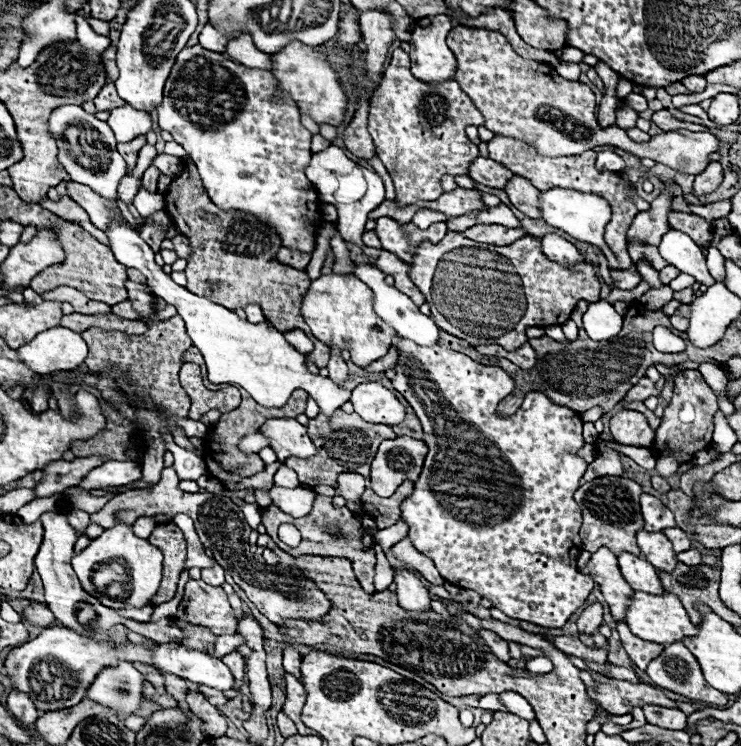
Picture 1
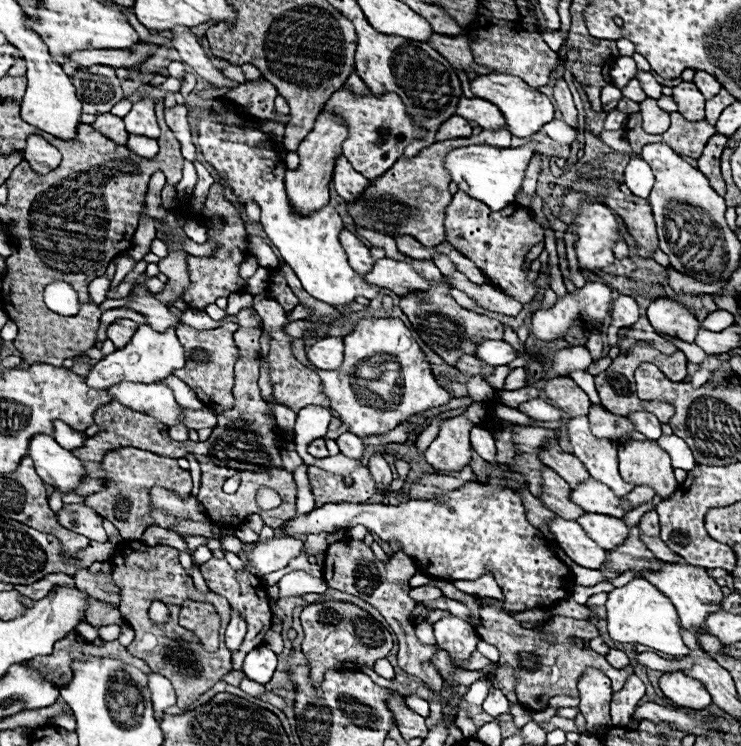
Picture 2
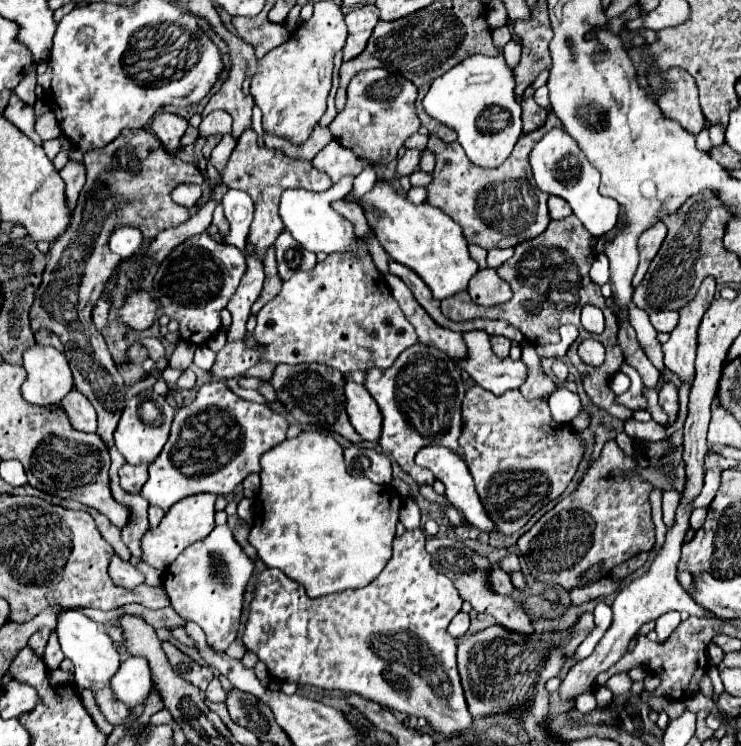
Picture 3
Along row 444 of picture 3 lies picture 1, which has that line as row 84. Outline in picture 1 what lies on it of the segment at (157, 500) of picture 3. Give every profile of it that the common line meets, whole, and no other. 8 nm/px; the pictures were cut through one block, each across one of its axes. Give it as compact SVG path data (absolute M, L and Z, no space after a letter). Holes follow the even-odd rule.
M202 46L184 48L164 84L162 104L156 106L158 124L162 130L168 130L196 162L204 188L216 206L222 210L242 210L254 214L280 234L282 246L290 246L300 252L312 252L314 234L306 230L306 226L310 216L314 228L318 228L322 220L316 190L304 174L304 166L312 156L312 134L302 126L296 104L290 98L272 98L274 90L276 80L268 70L246 68L238 62L226 60L220 52L210 52Z

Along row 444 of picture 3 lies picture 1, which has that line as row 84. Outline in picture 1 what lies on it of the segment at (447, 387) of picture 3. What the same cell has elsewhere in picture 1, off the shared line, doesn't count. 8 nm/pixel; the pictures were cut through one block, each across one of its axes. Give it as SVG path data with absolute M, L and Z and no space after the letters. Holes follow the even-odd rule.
M396 48L370 100L368 116L368 130L374 138L378 158L396 186L394 202L402 208L418 200L436 200L442 194L440 178L444 174L468 174L470 164L478 158L478 146L466 138L464 128L482 124L482 114L456 80L436 86L416 80L410 74L408 54Z

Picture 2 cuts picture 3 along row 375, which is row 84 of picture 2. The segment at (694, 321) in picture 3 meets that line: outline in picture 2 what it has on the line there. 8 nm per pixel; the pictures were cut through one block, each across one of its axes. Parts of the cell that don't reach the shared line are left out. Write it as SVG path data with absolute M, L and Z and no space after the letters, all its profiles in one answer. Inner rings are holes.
M680 82L672 88L672 98L678 104L678 112L690 120L700 122L704 120L704 96L698 92L694 82Z

